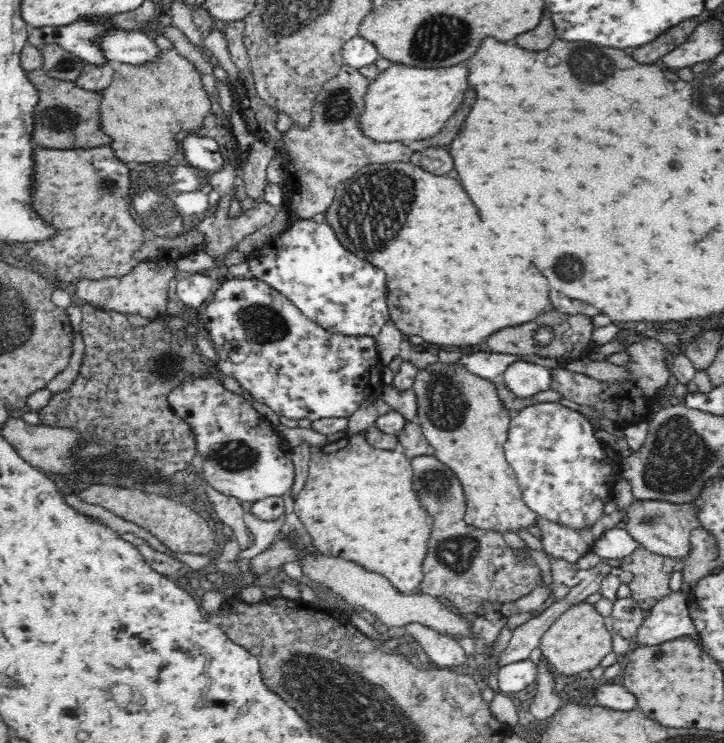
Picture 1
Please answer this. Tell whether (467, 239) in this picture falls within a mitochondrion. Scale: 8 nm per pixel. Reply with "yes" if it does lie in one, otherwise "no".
no

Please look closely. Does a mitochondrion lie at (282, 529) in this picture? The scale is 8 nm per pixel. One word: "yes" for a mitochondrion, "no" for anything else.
no

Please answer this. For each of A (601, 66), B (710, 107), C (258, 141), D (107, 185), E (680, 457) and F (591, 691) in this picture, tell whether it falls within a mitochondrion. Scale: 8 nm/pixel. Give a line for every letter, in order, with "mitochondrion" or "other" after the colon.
A: mitochondrion
B: mitochondrion
C: other
D: mitochondrion
E: mitochondrion
F: other

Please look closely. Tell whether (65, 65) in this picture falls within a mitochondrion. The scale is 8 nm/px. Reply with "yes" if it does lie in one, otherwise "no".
yes

